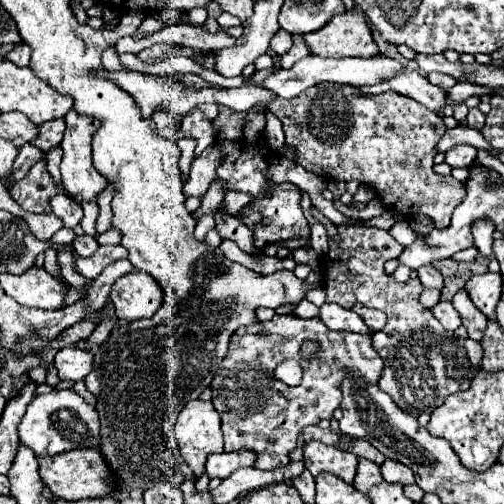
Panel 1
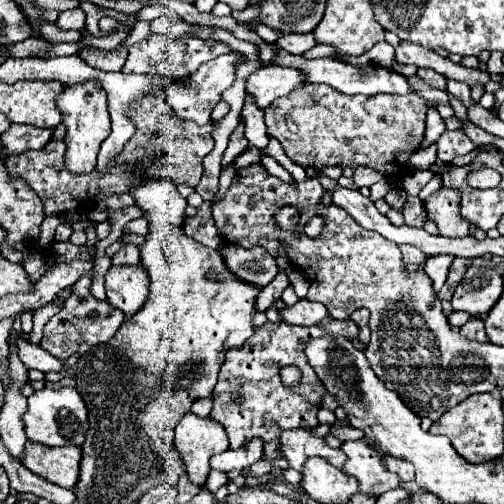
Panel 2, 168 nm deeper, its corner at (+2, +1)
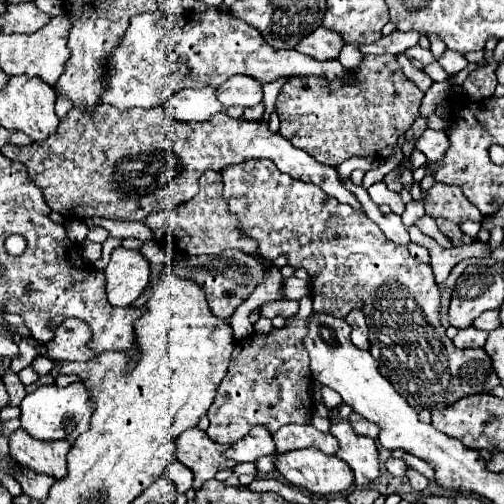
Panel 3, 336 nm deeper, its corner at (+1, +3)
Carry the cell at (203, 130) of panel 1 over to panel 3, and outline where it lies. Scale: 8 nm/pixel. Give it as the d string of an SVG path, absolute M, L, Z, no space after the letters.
M214 87L206 89L182 89L172 95L164 105L170 121L206 121L222 111L218 99L214 99Z

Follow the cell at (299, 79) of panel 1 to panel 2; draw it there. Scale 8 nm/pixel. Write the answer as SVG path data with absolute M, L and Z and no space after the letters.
M261 67L247 77L247 93L251 93L261 109L271 105L275 99L289 95L295 87L307 83L307 73L293 67Z

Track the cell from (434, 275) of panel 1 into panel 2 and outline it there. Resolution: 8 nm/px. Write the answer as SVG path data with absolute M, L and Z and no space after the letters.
M401 245L399 249L403 253L403 263L415 263L415 265L419 265L419 271L423 269L427 257L419 249L413 249L411 245Z

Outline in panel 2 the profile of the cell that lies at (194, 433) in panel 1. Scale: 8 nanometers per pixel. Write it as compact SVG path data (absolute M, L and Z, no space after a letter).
M189 411L177 423L175 447L187 465L187 475L191 483L203 487L211 471L209 459L215 453L227 451L229 441L221 423Z

